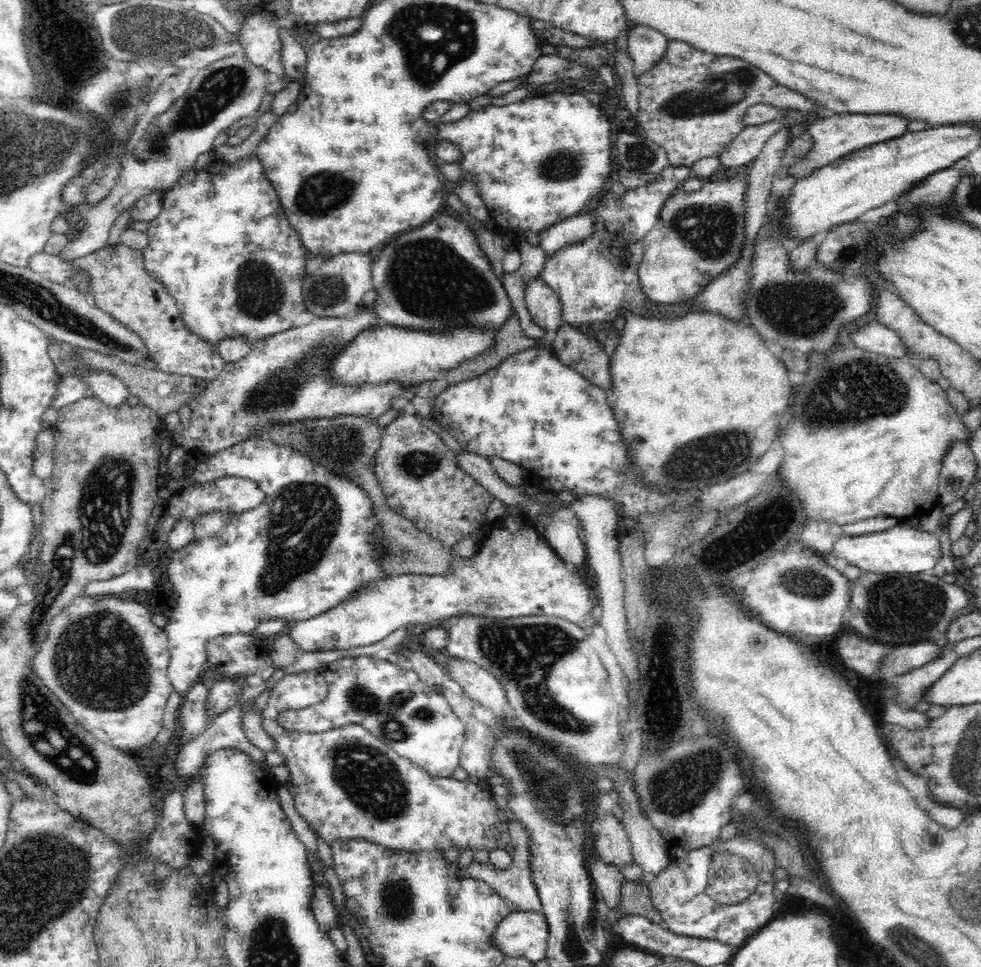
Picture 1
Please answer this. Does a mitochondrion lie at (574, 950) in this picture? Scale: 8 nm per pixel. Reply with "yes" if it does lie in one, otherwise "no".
yes

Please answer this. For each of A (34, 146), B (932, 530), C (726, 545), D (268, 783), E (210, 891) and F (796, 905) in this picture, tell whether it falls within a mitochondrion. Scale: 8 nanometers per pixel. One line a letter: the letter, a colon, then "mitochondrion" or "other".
A: mitochondrion
B: other
C: mitochondrion
D: other
E: other
F: other

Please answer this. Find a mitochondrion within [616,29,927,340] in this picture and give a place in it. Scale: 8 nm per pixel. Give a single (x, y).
(713, 93)

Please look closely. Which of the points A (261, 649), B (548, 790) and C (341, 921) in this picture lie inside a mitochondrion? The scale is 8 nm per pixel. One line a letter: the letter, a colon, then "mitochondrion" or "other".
A: other
B: mitochondrion
C: other

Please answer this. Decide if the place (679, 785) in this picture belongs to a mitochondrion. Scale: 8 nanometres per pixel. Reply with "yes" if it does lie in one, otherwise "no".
yes

